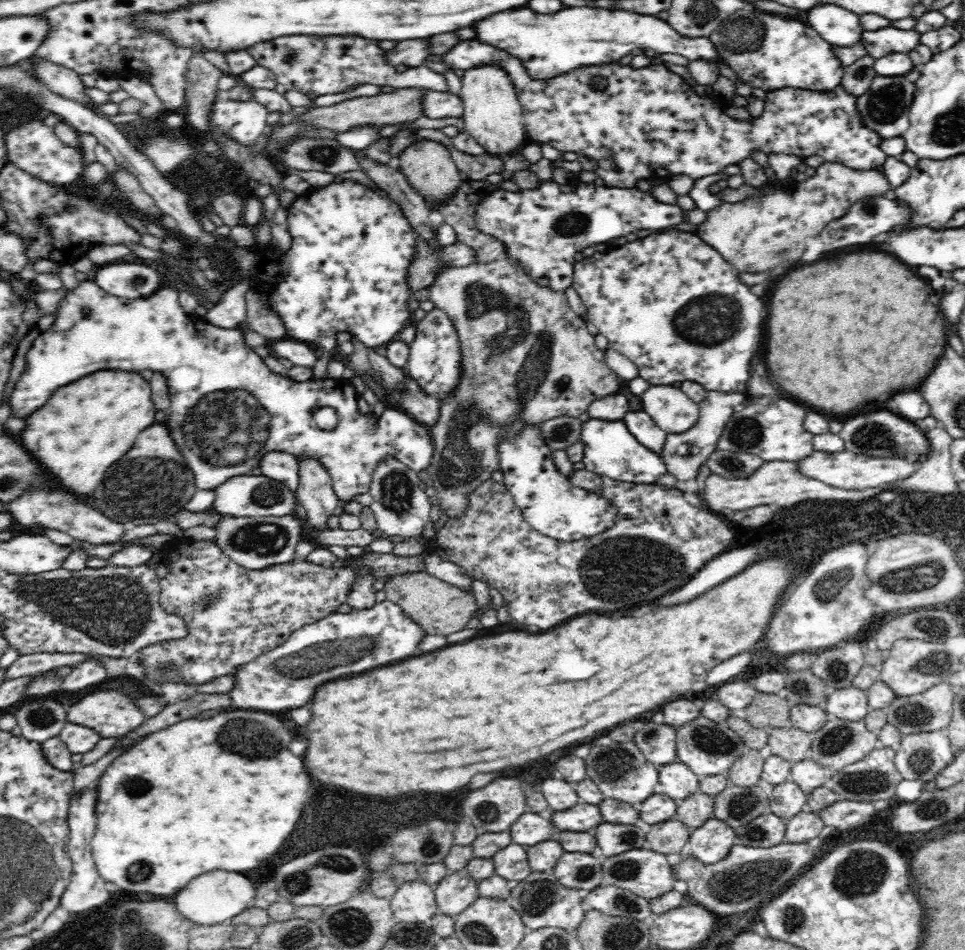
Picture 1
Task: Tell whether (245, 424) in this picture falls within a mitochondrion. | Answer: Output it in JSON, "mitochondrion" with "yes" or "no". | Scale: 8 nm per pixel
{"mitochondrion":"yes"}

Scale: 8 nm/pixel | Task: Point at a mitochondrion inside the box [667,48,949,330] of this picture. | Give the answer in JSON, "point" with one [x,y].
{"point":[885,106]}

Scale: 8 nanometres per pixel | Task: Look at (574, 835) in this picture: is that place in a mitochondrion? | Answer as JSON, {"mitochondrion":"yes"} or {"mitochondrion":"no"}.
{"mitochondrion":"no"}

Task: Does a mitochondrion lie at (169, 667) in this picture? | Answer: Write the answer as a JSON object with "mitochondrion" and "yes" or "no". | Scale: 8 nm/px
{"mitochondrion":"yes"}

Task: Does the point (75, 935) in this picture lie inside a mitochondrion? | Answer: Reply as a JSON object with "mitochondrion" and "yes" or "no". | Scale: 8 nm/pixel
{"mitochondrion":"yes"}

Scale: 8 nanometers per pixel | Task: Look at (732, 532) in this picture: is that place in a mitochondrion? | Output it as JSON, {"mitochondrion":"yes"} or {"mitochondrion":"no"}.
{"mitochondrion":"no"}

